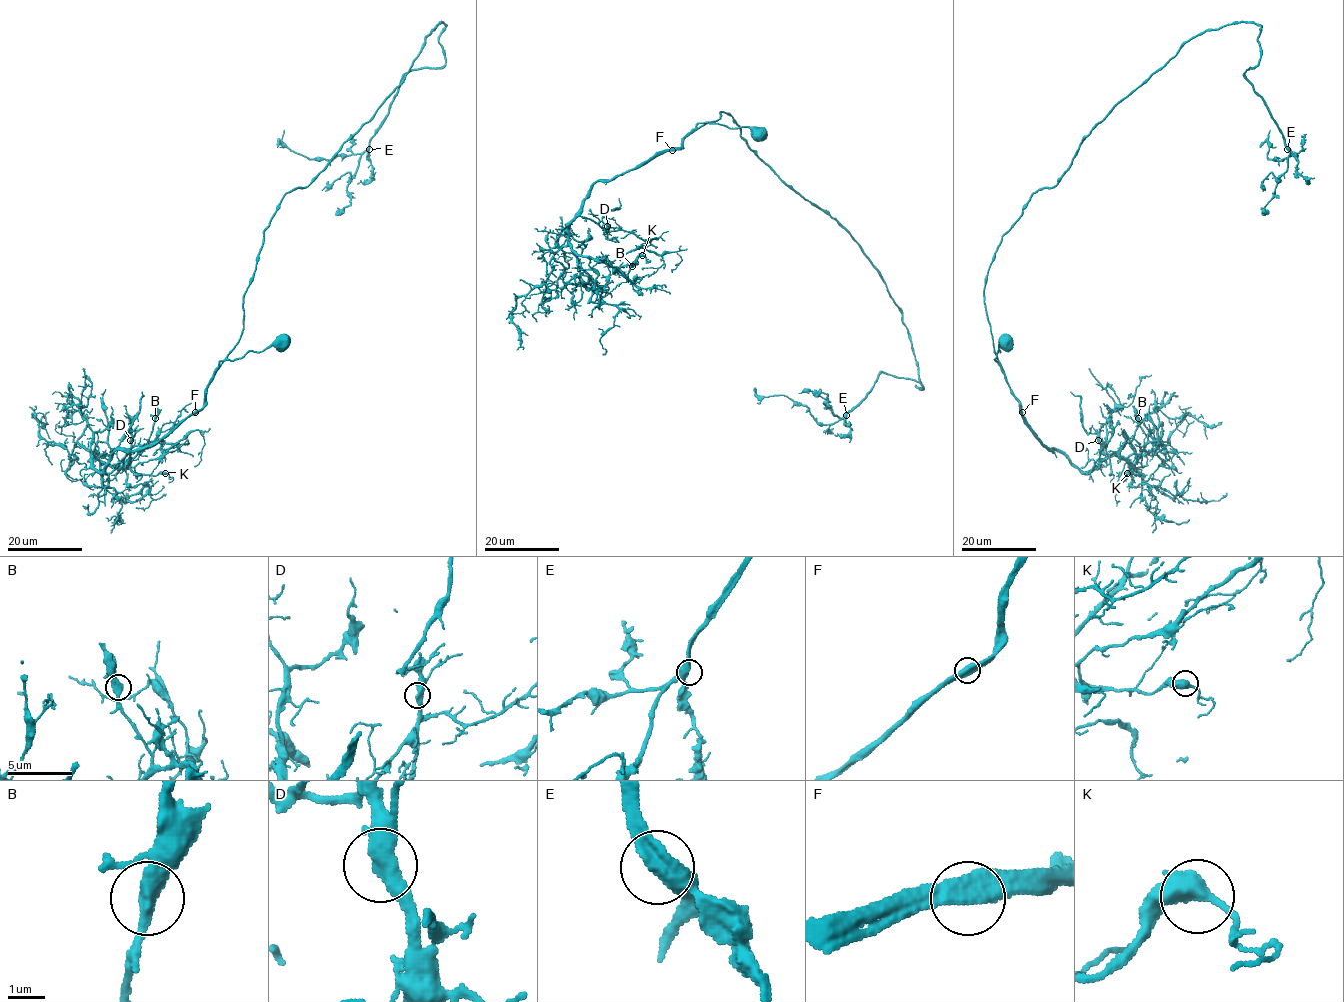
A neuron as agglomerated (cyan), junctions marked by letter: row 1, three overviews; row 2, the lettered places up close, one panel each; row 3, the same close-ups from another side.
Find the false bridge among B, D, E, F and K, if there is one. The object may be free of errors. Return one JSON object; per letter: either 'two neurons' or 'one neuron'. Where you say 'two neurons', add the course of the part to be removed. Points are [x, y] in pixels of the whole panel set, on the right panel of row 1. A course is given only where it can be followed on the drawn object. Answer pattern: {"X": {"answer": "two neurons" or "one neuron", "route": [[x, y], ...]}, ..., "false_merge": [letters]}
{"B": {"answer": "one neuron"}, "D": {"answer": "one neuron"}, "E": {"answer": "one neuron"}, "F": {"answer": "one neuron"}, "K": {"answer": "one neuron"}, "false_merge": []}

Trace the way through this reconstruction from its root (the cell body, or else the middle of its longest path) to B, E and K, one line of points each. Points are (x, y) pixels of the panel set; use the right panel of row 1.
B: (1008, 343), (994, 360), (1024, 422), (1083, 472), (1113, 455), (1133, 466), (1147, 442), (1138, 418)
E: (1008, 343), (999, 364), (984, 287), (1002, 235), (1187, 41), (1261, 26), (1259, 63), (1244, 77), (1287, 149)
K: (1008, 343), (999, 346), (994, 360), (1024, 422), (1042, 443), (1083, 472), (1118, 455), (1141, 473), (1127, 473)

